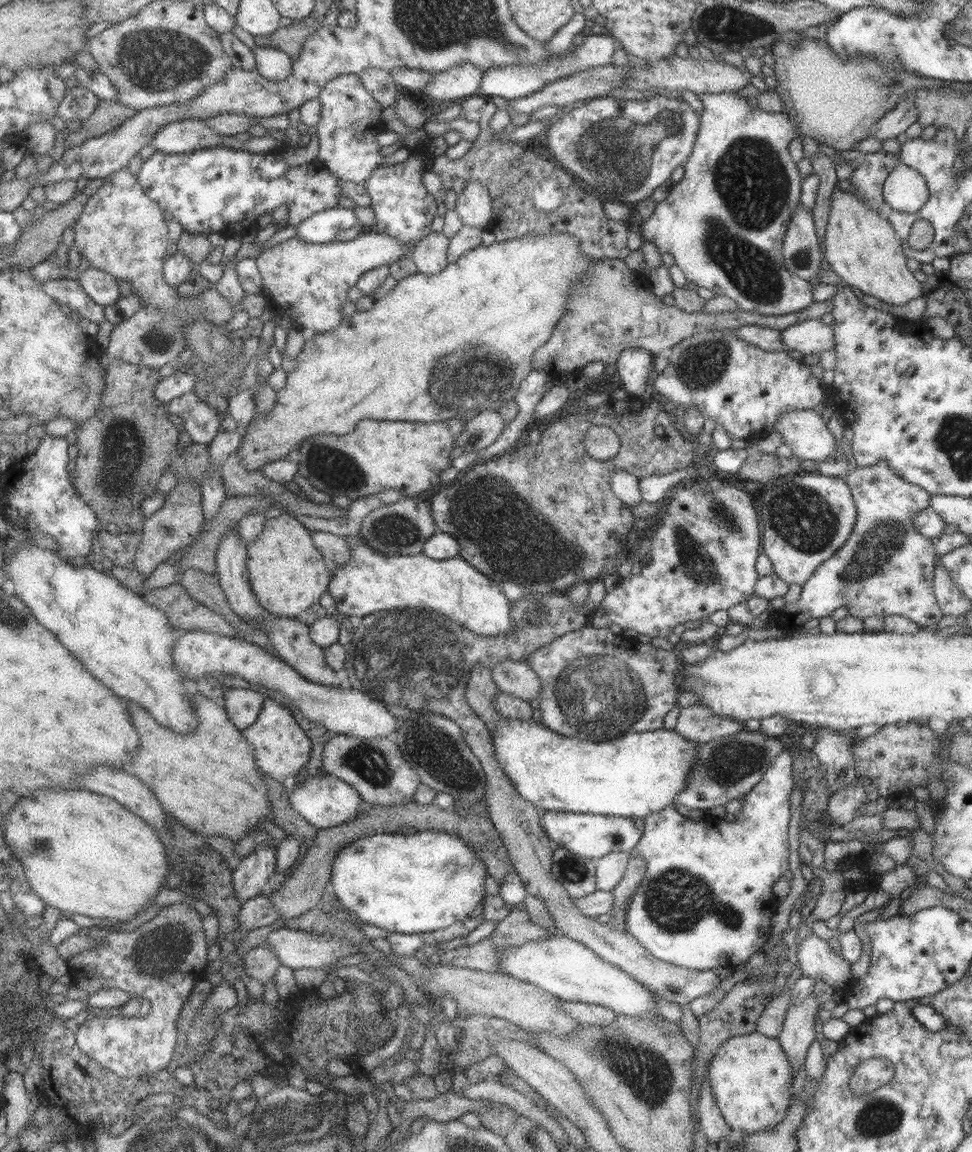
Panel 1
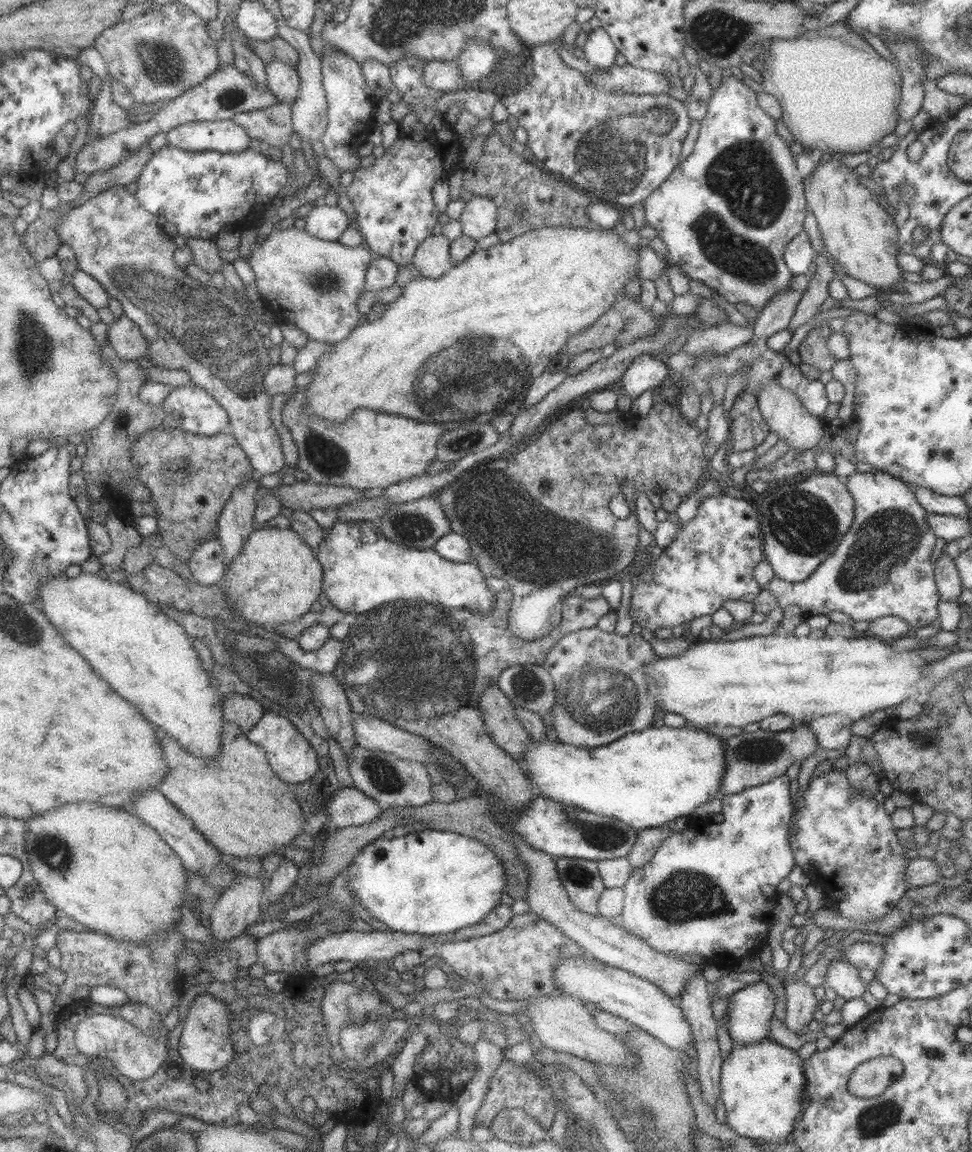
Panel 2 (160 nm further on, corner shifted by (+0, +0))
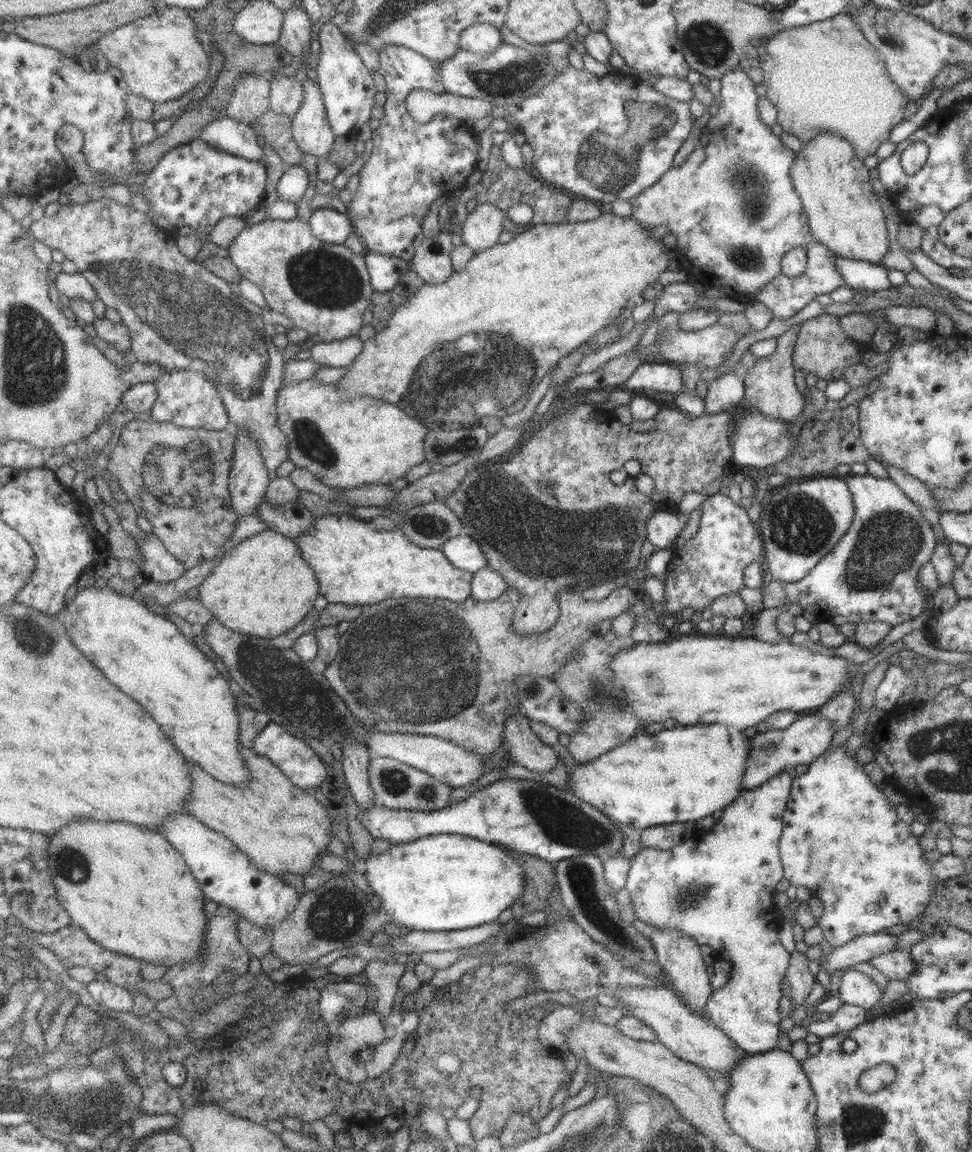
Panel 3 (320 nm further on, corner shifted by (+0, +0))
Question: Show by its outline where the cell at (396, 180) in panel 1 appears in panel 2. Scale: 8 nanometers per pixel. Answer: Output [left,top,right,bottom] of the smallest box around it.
[344,55,461,264]

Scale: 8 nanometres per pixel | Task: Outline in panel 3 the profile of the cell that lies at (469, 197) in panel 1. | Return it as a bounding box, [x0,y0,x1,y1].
[460,203,505,253]

